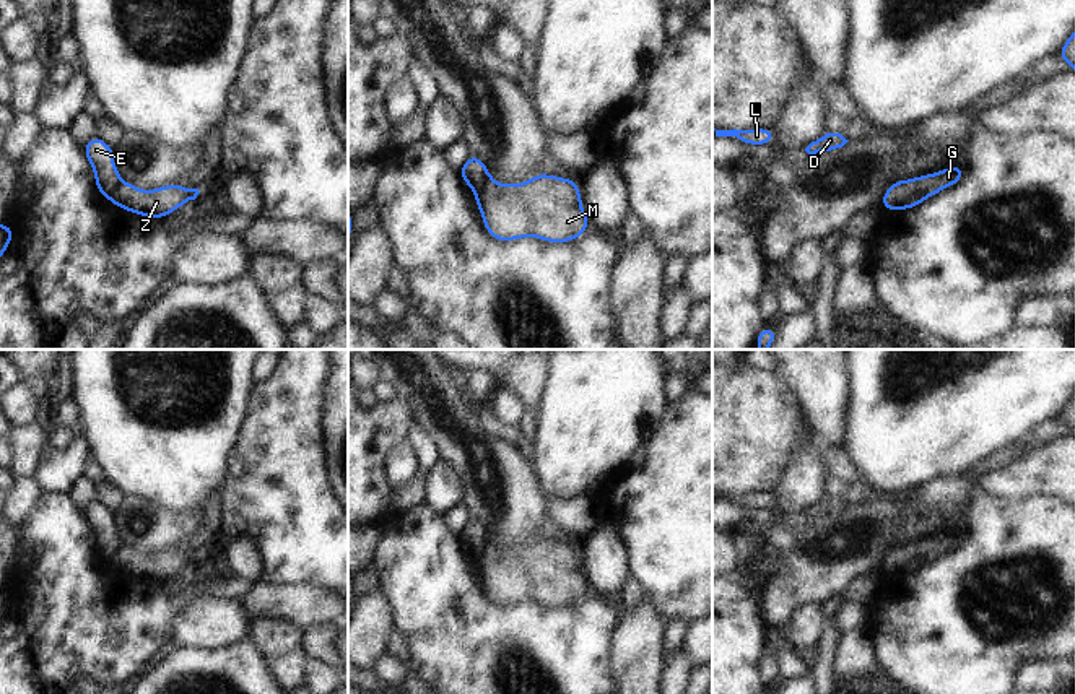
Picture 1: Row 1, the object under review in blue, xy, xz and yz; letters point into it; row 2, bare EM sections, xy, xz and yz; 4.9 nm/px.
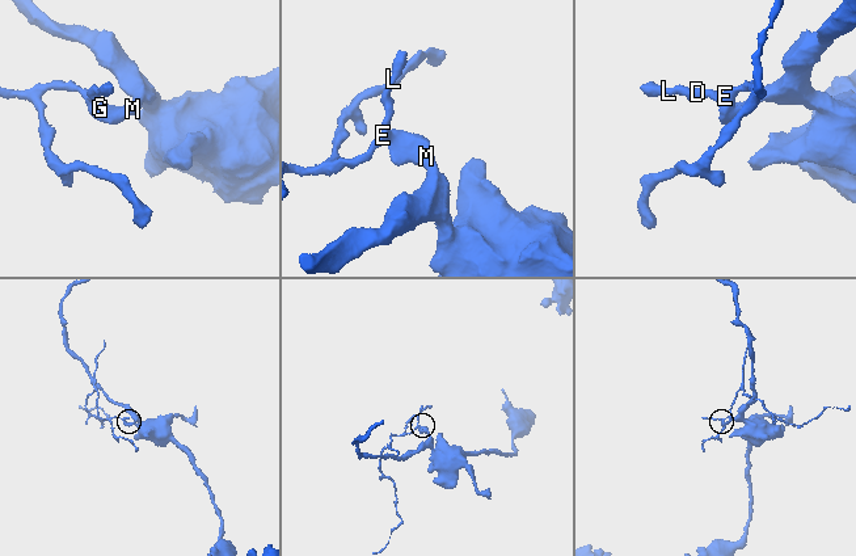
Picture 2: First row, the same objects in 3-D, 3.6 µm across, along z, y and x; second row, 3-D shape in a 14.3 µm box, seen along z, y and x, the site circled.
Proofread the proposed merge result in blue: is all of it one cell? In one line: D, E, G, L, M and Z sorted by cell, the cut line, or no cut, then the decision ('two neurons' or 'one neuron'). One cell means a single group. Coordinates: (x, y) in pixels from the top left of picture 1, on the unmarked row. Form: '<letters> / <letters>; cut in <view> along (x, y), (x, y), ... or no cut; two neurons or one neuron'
D E L / G M Z; cut in xz along (487, 532), (485, 543), (474, 555); two neurons

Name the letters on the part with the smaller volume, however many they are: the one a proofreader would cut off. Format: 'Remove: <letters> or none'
Remove: D, E, L

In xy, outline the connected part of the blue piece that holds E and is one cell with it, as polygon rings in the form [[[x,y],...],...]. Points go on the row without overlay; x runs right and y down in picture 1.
[[[94,499],[83,510],[83,515],[94,535],[94,548],[98,556],[107,562],[122,546],[122,541],[114,527],[114,512]]]

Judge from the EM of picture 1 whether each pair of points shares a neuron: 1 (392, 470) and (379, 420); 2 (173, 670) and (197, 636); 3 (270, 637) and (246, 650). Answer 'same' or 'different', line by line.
1: different
2: different
3: different

